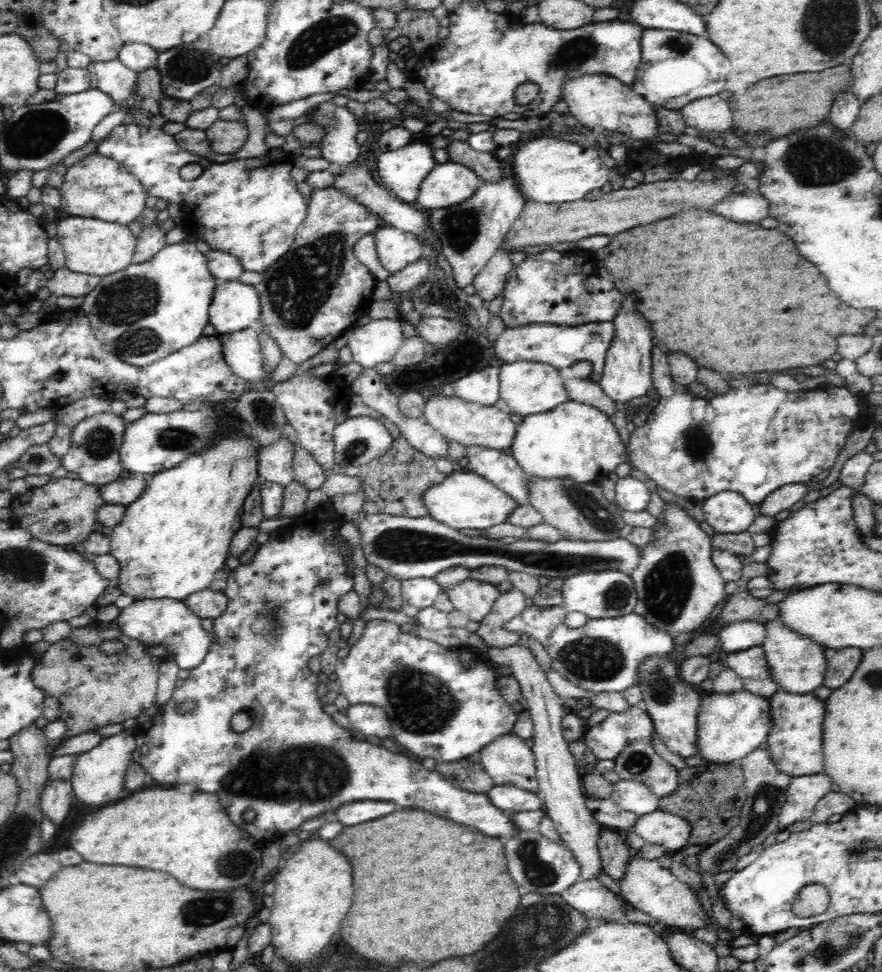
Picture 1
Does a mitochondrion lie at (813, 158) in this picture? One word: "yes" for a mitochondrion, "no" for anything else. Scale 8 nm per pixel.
yes

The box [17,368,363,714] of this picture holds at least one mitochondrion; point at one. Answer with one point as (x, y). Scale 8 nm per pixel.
(171, 438)

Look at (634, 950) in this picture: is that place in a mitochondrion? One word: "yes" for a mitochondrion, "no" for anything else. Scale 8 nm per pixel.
no

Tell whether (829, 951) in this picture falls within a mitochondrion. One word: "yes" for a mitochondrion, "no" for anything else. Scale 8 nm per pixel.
yes

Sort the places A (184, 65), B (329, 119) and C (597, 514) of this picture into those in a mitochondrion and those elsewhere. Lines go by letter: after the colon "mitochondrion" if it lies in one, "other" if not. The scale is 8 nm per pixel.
A: mitochondrion
B: mitochondrion
C: mitochondrion

